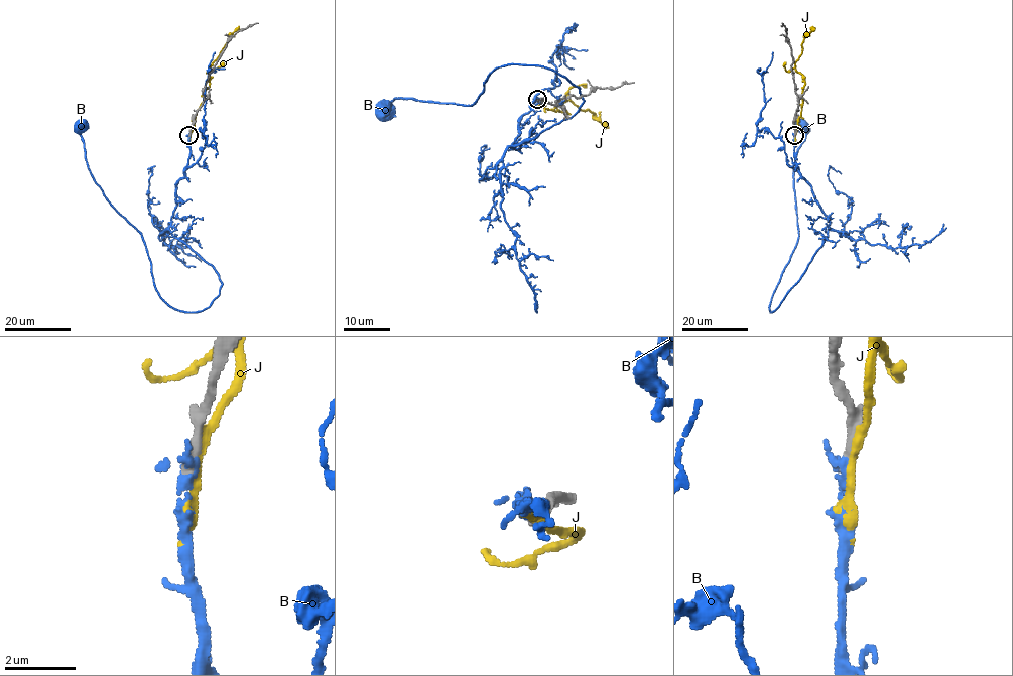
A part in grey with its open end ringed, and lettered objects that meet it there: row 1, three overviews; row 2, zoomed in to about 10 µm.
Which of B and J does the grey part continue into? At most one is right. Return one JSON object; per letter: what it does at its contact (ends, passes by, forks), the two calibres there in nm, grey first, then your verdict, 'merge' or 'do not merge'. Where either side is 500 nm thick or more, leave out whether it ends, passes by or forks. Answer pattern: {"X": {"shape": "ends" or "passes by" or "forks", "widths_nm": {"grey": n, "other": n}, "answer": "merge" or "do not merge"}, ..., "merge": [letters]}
{"B": {"shape": "passes by", "widths_nm": {"grey": 320, "other": 190}, "answer": "merge"}, "J": {"shape": "passes by", "widths_nm": {"grey": 360, "other": 240}, "answer": "do not merge"}, "merge": ["B"]}

